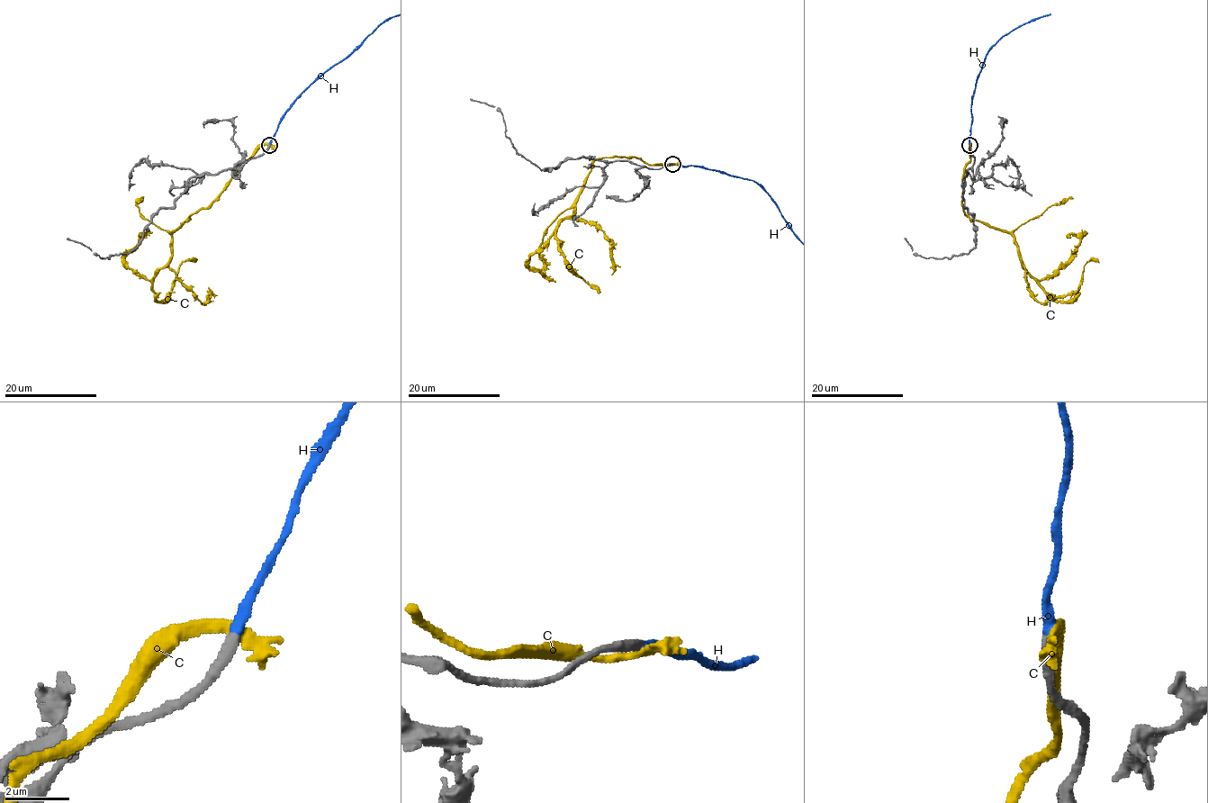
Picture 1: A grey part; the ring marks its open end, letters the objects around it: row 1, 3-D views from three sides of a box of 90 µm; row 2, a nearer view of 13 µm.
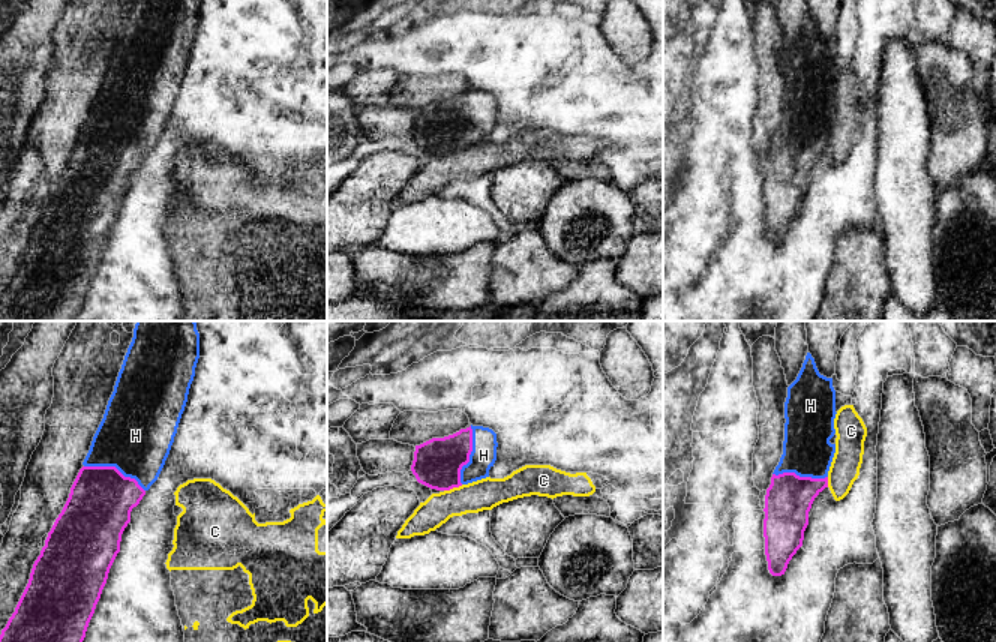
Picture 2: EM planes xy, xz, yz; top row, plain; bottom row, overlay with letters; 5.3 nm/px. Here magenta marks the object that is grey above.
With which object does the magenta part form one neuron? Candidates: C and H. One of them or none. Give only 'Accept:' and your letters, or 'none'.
Accept: H

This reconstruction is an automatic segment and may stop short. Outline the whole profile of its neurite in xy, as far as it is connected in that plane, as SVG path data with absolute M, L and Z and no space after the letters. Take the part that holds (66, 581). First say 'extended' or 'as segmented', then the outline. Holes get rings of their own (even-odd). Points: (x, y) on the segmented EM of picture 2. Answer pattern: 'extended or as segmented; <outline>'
extended; M136 321L104 418L0 642L82 642L130 512L170 454L200 358L195 321Z

